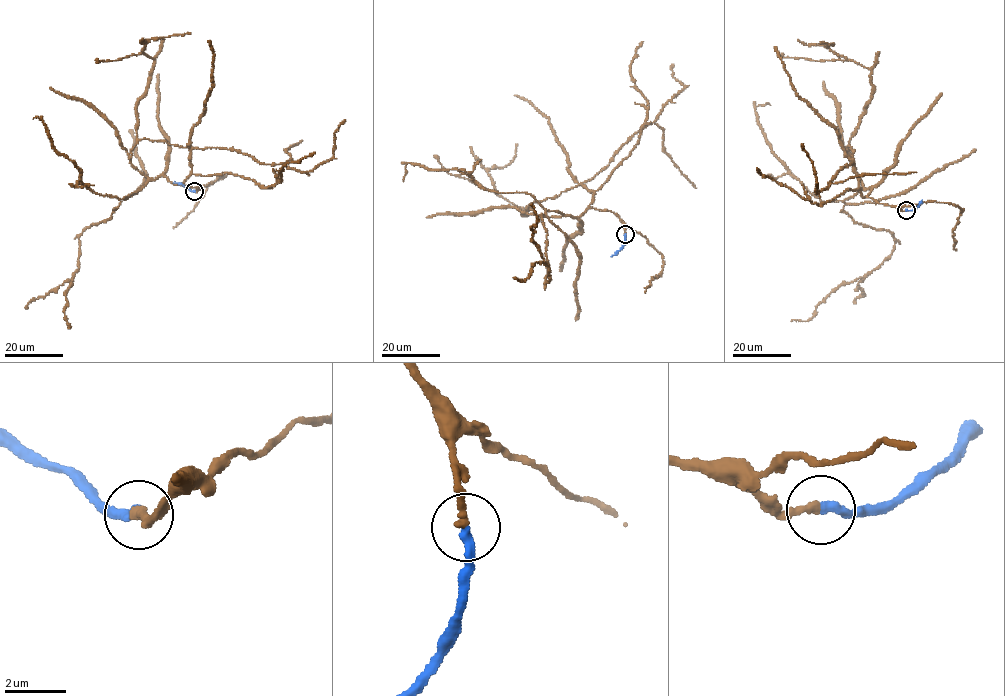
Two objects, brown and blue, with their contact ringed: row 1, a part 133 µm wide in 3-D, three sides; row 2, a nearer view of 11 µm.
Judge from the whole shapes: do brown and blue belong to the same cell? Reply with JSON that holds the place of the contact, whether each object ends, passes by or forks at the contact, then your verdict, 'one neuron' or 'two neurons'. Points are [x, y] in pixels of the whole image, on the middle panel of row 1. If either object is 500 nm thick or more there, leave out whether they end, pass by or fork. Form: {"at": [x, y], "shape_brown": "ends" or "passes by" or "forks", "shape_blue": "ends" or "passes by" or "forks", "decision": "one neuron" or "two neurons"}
{"at": [625, 234], "shape_brown": "ends", "shape_blue": "ends", "decision": "one neuron"}

